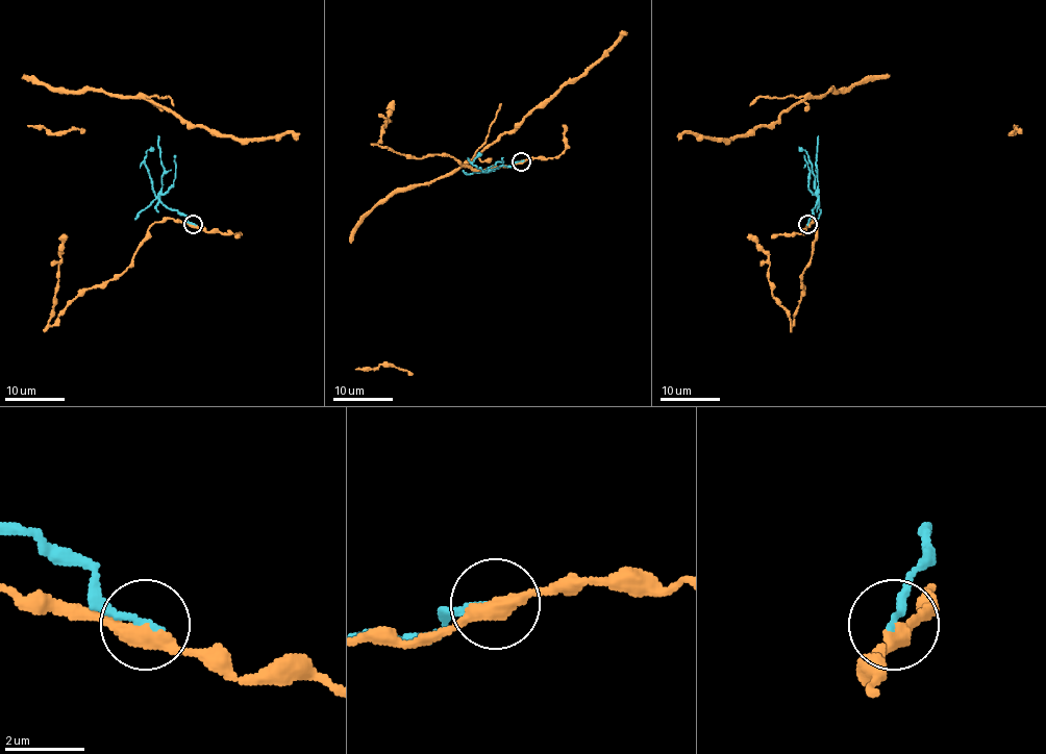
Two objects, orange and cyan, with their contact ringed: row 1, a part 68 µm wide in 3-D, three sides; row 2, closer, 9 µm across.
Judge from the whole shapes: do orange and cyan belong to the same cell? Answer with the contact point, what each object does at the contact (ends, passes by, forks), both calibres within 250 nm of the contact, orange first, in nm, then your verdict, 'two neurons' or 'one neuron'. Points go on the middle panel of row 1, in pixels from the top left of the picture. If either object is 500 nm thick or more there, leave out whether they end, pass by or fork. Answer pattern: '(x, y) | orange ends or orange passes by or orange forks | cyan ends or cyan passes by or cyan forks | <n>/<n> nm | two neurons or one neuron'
(521, 161) | orange passes by | cyan ends | 400/170 nm | two neurons

